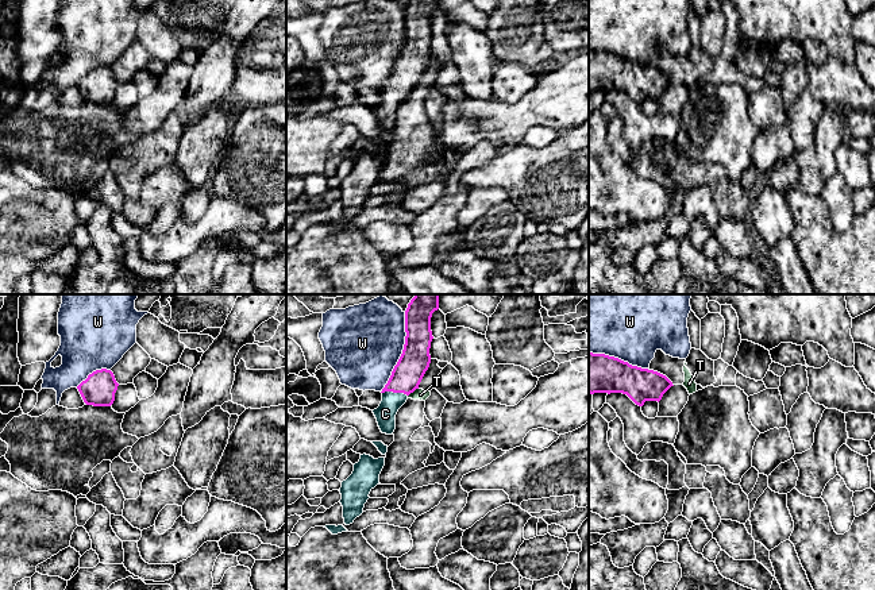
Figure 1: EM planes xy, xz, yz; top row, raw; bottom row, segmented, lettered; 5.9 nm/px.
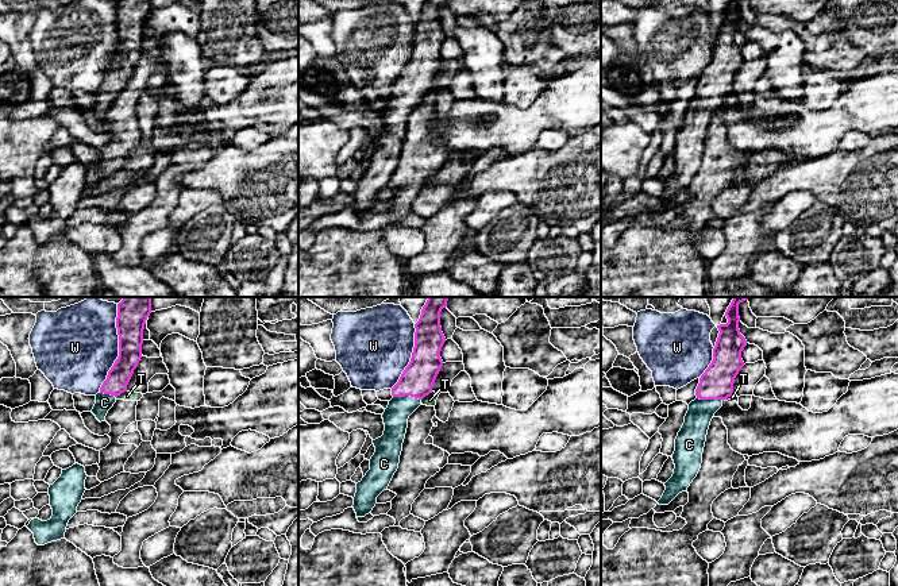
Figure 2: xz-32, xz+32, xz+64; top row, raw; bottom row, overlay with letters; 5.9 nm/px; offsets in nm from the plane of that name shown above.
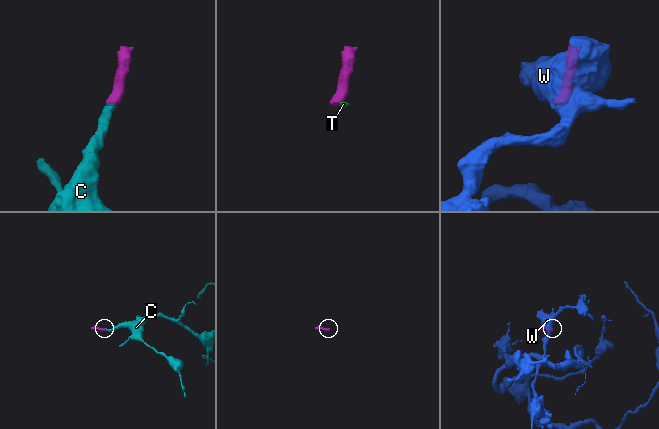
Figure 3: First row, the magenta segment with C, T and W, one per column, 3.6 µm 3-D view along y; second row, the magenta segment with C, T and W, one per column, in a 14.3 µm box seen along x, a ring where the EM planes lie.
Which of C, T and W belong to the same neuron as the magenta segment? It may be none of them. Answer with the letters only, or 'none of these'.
C

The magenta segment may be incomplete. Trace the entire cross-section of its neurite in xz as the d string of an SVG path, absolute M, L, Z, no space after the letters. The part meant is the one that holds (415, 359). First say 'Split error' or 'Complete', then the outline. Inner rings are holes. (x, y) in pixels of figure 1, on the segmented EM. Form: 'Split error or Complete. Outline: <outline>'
Split error. Outline: M415 294L405 311L405 344L392 375L382 389L382 401L373 410L382 433L396 429L396 414L419 385L431 363L431 317L440 294Z

